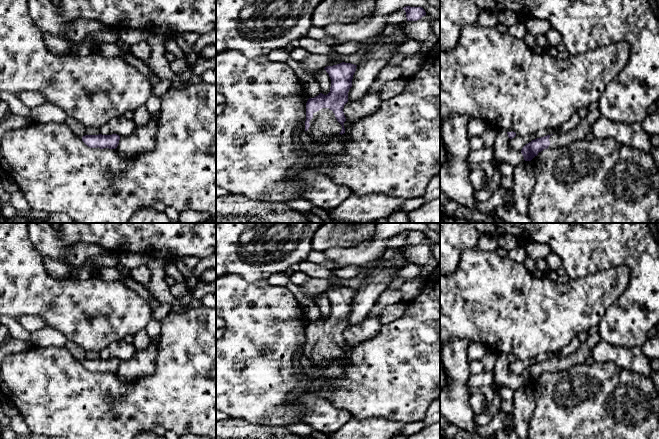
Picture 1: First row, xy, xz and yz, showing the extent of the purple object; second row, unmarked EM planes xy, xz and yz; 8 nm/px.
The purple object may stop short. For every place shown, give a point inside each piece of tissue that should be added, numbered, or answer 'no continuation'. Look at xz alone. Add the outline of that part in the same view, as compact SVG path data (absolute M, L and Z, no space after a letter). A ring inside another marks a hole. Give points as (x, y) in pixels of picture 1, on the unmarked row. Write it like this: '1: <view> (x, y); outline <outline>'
1: xz (323, 349); outline M322 332L313 337L306 355L311 366L321 367L331 360L337 359L342 354L342 349L337 345L335 338L329 332Z

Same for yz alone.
1: yz (581, 355); outline M598 333L589 335L587 340L582 343L579 349L566 357L556 357L550 360L549 373L566 370L570 367L574 367L586 362L589 356L592 355L592 350L596 344L600 341Z

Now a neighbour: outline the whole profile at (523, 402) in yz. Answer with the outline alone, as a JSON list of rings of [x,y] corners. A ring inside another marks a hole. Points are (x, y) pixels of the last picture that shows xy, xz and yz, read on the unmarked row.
[[[522,385],[514,392],[511,426],[521,439],[528,439],[529,421],[535,401],[530,385]]]

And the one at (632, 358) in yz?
[[[600,340],[592,350],[595,362],[613,362],[617,366],[651,378],[653,369],[641,347],[617,347]]]

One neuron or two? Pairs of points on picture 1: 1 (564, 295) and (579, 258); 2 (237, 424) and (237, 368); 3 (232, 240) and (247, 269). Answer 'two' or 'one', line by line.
1: two
2: two
3: one

